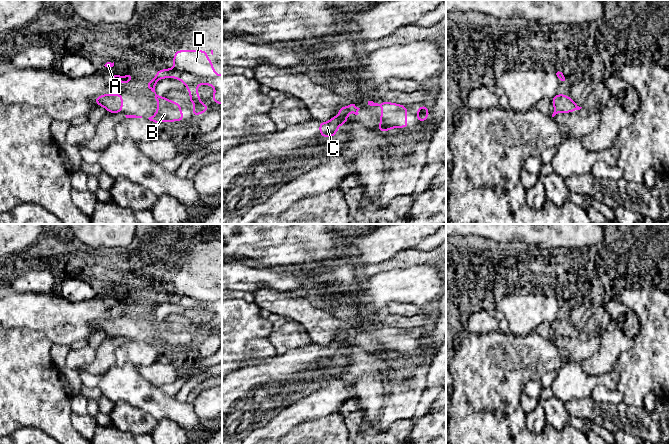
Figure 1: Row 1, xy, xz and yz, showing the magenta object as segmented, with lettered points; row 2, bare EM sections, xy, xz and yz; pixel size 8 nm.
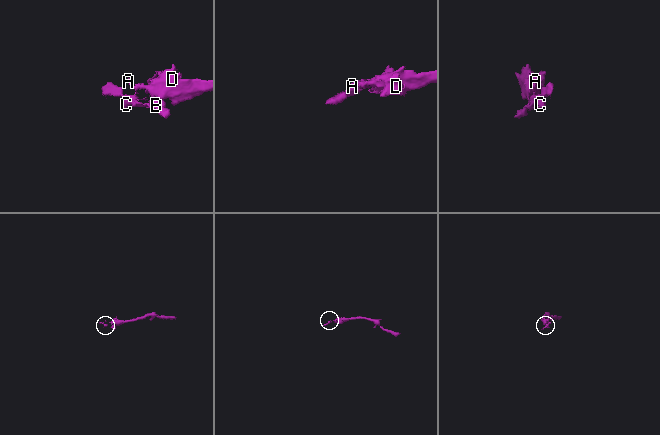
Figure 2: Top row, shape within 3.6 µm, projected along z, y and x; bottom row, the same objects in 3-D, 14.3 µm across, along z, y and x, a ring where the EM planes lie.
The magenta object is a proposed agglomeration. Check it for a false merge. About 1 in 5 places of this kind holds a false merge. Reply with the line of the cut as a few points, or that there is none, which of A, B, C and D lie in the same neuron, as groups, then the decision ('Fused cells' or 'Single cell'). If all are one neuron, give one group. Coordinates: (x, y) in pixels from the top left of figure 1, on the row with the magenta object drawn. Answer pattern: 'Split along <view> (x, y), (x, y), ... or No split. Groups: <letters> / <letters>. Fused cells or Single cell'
No split. Groups: A B C D. Single cell

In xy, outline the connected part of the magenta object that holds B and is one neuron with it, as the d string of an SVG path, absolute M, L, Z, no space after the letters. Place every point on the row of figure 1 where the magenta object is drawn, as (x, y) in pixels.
M177 50L173 56L173 67L158 70L155 77L146 85L146 89L155 93L157 101L156 113L148 118L154 124L185 120L181 104L156 94L156 83L164 78L178 79L185 84L190 93L189 102L197 103L191 110L193 116L209 110L209 106L201 102L197 91L201 84L213 86L215 90L211 99L218 106L222 103L222 74L215 74L213 61L207 58L207 50Z

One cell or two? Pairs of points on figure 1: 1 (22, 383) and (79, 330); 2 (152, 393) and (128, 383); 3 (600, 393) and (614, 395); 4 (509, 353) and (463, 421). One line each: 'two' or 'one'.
1: two
2: one
3: one
4: one

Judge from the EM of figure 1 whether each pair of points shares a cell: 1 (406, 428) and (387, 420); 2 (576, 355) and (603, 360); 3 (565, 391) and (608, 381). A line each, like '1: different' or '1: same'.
1: different
2: different
3: same

